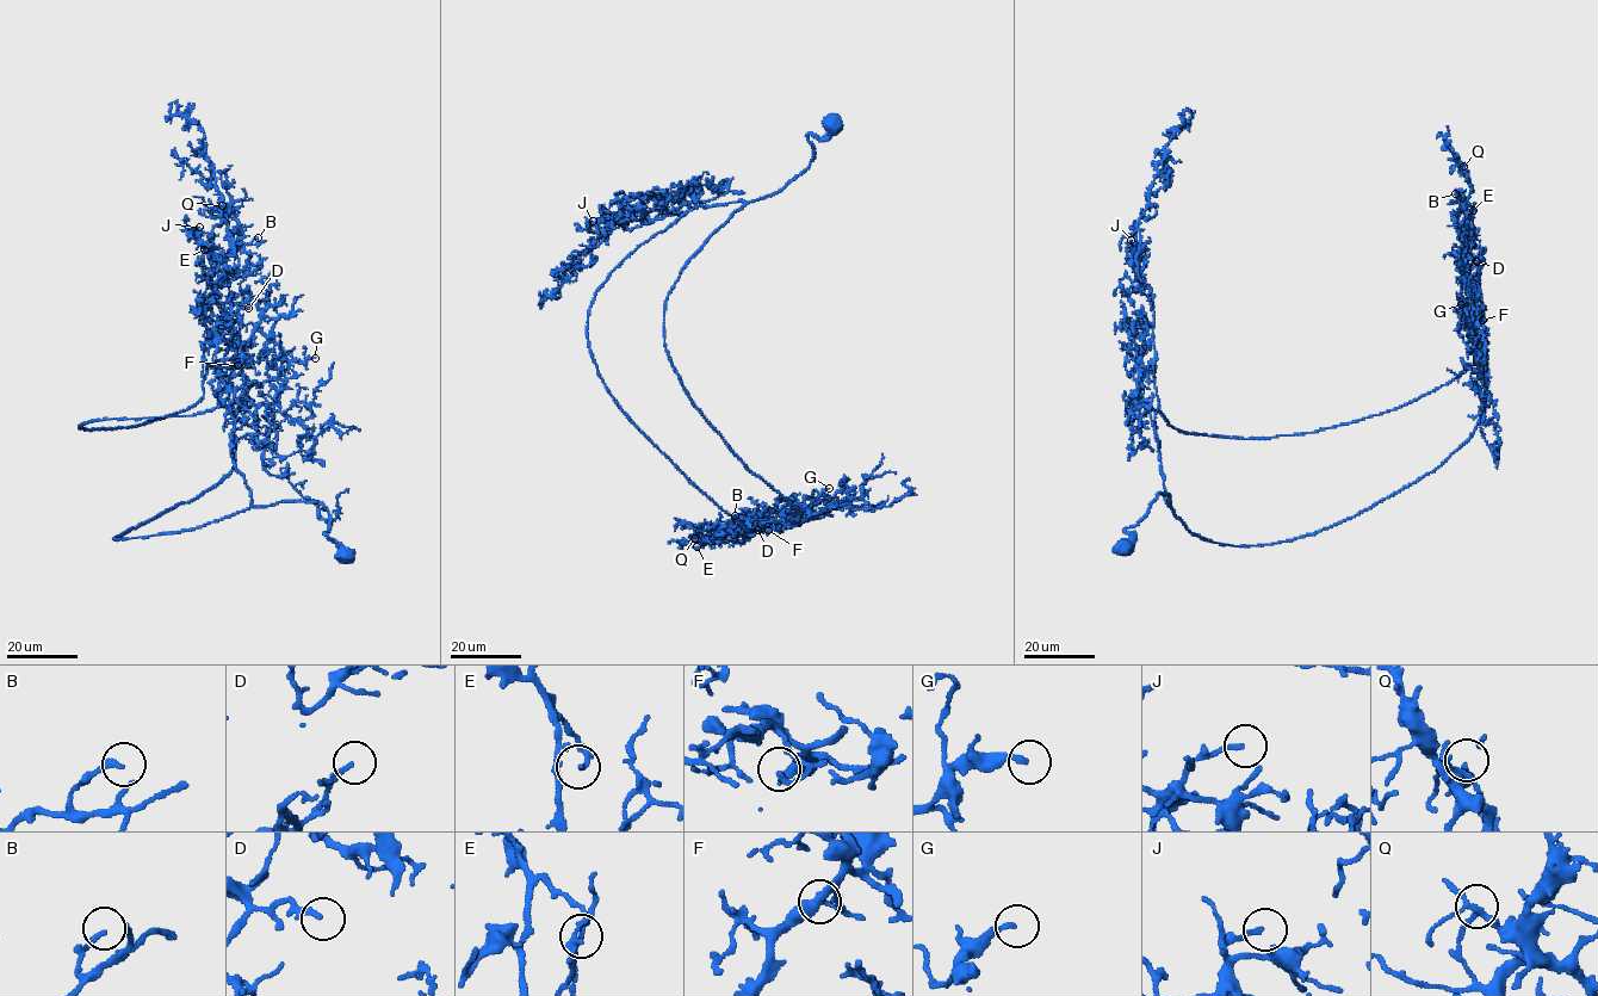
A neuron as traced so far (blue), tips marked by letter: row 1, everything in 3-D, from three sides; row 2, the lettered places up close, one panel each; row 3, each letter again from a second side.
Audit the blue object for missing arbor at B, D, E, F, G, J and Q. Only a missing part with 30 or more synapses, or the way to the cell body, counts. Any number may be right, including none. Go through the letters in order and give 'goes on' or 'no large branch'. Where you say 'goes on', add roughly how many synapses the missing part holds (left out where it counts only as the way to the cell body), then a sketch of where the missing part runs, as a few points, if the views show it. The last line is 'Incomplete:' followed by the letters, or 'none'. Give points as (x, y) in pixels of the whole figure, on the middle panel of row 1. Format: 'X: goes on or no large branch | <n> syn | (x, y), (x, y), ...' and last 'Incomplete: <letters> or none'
B: no large branch
D: goes on | 40 syn
E: no large branch
F: no large branch
G: no large branch
J: no large branch
Q: no large branch
Incomplete: D

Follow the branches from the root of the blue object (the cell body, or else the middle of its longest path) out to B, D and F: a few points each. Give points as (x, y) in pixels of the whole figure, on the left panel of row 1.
B: (347, 552), (319, 501), (252, 503), (231, 407), (79, 428), (196, 404), (203, 301), (225, 257), (258, 237)
D: (347, 552), (319, 501), (252, 503), (231, 407), (79, 428), (193, 406), (206, 340), (248, 308)
F: (347, 552), (319, 501), (113, 539), (233, 468), (256, 432), (242, 400), (217, 400), (237, 365)

